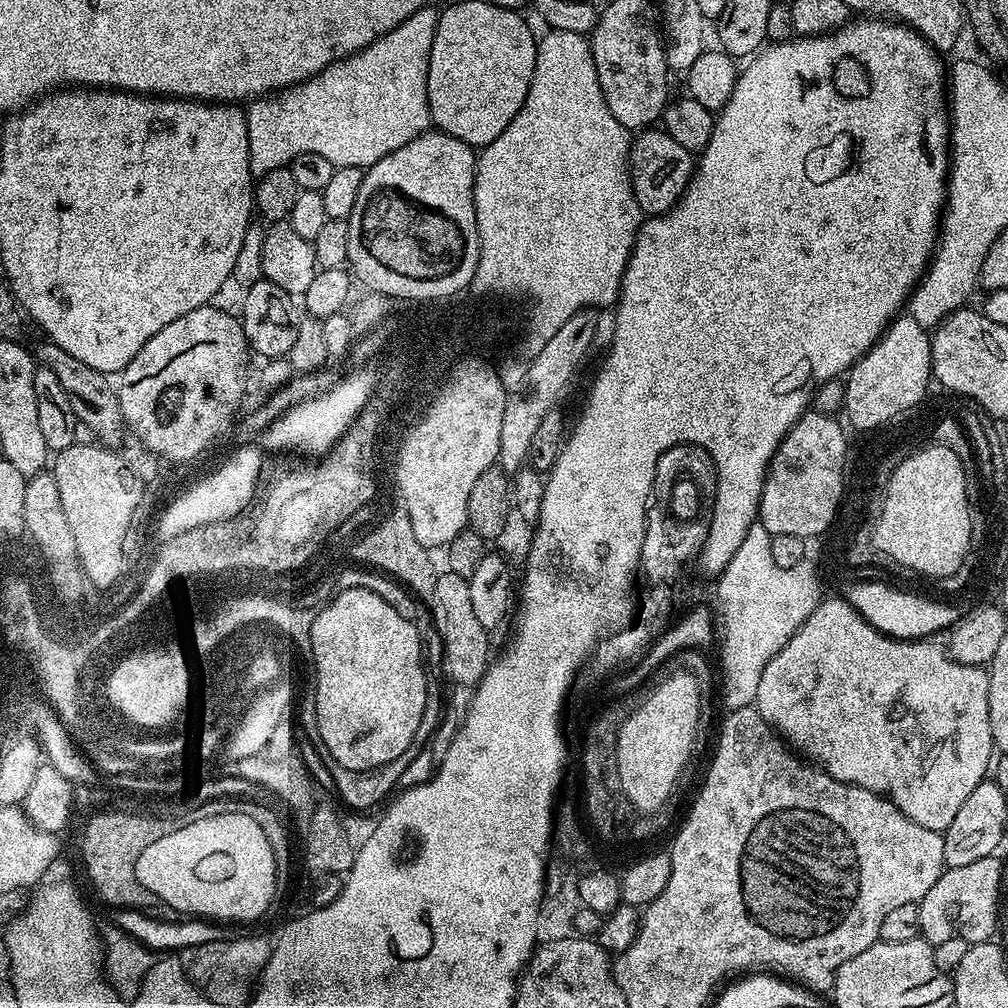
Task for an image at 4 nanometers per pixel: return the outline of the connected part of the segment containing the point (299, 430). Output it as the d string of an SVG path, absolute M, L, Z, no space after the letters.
M372 370L347 371L332 387L306 402L292 406L261 433L263 446L272 452L296 452L310 458L323 458L336 444L338 434L364 404L374 380Z

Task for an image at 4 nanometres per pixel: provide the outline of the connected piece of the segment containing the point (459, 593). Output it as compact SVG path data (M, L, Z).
M447 570L441 571L434 582L434 594L430 606L432 621L442 638L443 675L447 679L449 676L456 684L469 684L469 686L479 684L480 677L484 675L484 670L490 663L490 655L488 656L490 632L478 623L478 617L474 615L474 609L470 603L468 577L459 576Z

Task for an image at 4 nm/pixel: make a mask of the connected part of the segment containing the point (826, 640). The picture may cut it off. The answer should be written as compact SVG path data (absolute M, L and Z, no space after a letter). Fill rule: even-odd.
M821 599L820 604L810 614L810 618L806 618L804 625L793 634L790 642L786 642L781 652L770 658L766 670L762 670L754 707L762 714L765 722L797 753L815 762L835 780L884 796L891 804L898 806L898 810L902 810L902 814L906 814L910 822L918 822L918 826L926 826L926 830L943 834L950 826L950 822L954 822L954 814L958 814L962 802L966 802L966 798L970 798L970 794L974 794L976 787L987 777L986 762L989 761L990 752L994 747L990 730L990 682L983 667L958 662L953 656L949 656L941 645L939 648L936 644L928 643L932 642L924 638L893 639L872 627L847 600Z

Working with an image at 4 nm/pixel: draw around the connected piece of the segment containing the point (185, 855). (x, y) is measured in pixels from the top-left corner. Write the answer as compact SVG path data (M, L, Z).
M214 814L214 818L199 819L146 846L136 863L136 880L146 886L146 890L154 890L160 901L181 914L207 918L212 922L256 920L260 915L264 916L274 898L278 883L276 872L276 856L266 834L262 834L262 826L258 826L258 822L246 814Z

